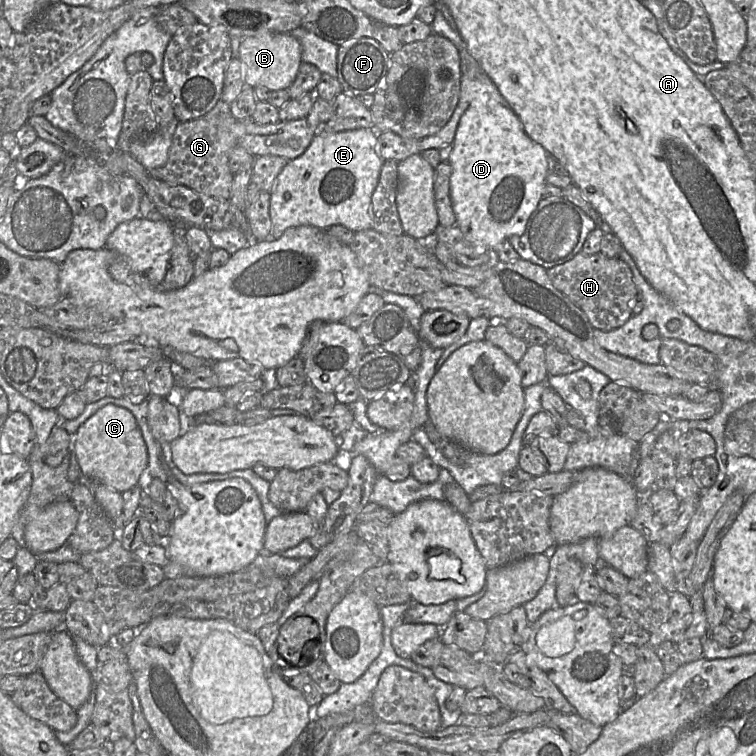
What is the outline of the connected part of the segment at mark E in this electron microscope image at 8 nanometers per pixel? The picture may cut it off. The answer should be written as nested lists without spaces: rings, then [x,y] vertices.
[[[371,128],[315,135],[302,155],[287,162],[269,192],[271,237],[277,239],[285,230],[299,226],[314,226],[327,230],[339,224],[353,232],[373,229],[373,220],[370,215],[371,197],[378,184],[384,163],[375,150],[376,144],[377,132]]]

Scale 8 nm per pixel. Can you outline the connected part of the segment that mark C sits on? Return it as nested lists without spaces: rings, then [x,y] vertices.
[[[107,404],[86,420],[75,435],[75,452],[85,478],[120,493],[138,485],[148,465],[148,451],[136,418],[129,410]]]

